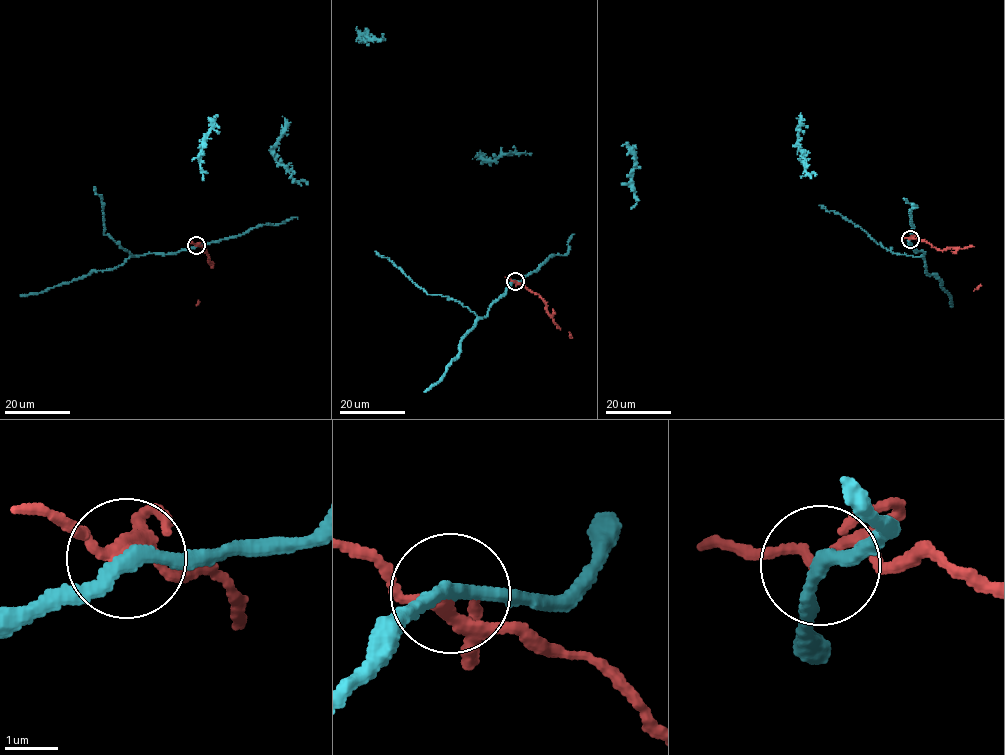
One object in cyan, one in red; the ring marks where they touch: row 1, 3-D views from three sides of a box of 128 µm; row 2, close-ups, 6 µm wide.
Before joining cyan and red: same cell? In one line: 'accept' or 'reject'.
reject

